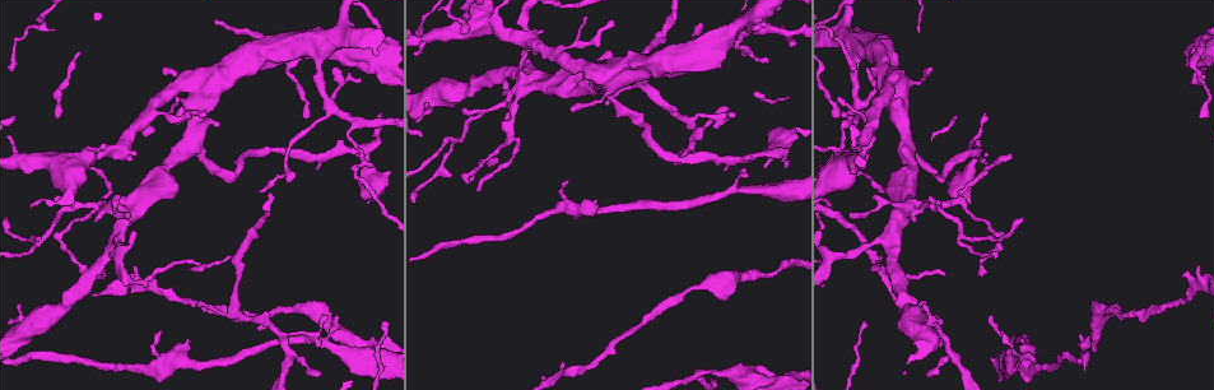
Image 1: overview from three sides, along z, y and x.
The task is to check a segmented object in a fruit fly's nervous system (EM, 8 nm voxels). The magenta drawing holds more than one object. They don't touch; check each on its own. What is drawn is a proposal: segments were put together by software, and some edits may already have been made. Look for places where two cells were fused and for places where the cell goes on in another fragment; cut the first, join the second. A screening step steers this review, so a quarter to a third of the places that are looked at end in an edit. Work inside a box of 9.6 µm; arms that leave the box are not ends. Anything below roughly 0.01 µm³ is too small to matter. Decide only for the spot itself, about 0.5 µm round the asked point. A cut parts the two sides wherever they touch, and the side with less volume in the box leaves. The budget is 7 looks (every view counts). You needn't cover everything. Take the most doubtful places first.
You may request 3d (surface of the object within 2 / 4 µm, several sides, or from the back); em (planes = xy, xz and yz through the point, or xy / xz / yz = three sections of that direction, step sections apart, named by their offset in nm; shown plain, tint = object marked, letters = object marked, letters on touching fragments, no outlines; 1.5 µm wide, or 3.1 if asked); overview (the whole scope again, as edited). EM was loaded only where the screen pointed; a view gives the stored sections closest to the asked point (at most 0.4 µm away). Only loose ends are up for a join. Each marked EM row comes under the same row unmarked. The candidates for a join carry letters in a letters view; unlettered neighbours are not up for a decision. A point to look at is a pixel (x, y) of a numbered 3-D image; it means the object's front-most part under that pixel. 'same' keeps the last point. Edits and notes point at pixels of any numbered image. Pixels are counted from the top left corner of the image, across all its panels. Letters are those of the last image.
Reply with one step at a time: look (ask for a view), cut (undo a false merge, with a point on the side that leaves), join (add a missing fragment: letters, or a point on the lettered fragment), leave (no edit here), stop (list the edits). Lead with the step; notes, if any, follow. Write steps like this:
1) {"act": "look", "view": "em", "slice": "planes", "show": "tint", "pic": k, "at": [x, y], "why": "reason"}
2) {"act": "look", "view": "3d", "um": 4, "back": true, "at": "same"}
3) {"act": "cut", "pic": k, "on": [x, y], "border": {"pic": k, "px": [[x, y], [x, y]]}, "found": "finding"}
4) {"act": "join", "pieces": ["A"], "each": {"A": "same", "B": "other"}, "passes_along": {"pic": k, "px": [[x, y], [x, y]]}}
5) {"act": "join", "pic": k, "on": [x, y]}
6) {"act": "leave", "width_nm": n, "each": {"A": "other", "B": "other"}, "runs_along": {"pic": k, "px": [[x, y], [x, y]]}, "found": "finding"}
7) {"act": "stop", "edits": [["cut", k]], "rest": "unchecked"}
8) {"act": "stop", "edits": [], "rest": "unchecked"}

{"act": "look", "view": "em", "slice": "xy", "step": 4, "show": "tint", "pic": 1, "at": [232, 179], "why": "sharp bend"}

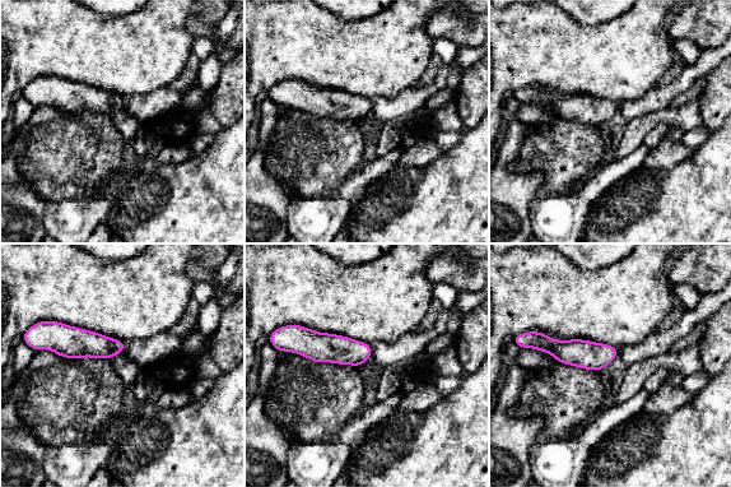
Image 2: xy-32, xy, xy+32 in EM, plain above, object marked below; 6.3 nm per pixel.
{"act": "look", "view": "em", "slice": "planes", "show": "letters", "at": "same", "why": "another direction"}

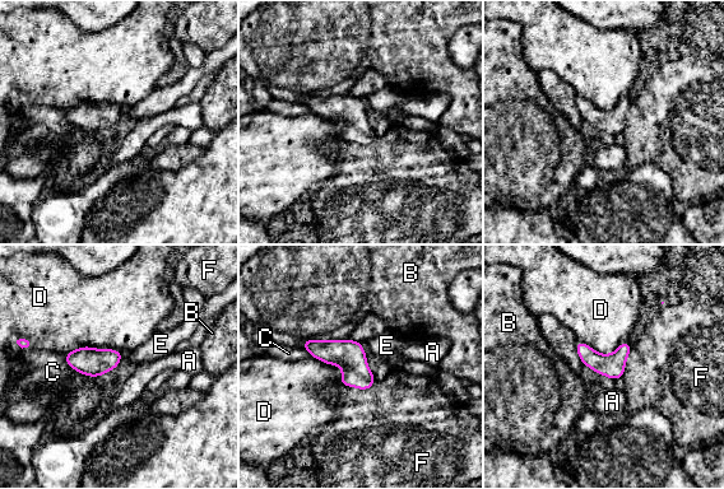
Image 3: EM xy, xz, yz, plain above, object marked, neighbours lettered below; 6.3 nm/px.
{"act": "leave", "width_nm": 160, "each": {"A": "other", "B": "other", "C": "other", "D": "other", "E": "other", "F": "other"}, "found": "continuous, no second cell"}

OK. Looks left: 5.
{"act": "look", "view": "em", "slice": "yz", "step": 8, "show": "letters", "pic": 1, "at": [319, 373], "why": "free end"}

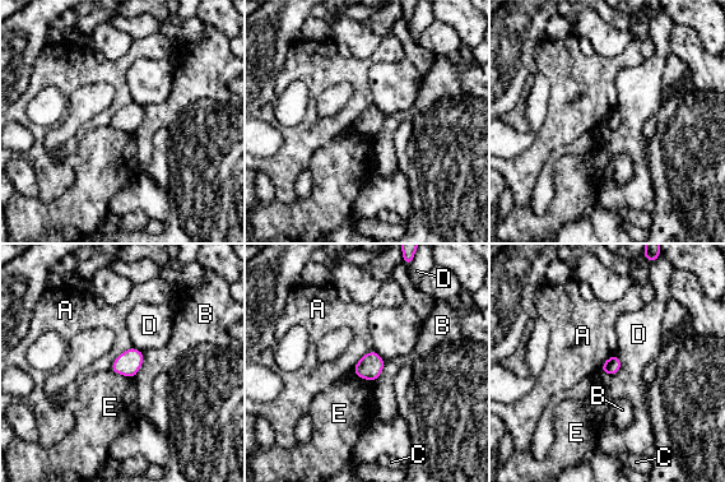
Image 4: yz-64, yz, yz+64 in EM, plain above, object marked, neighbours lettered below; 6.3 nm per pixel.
{"act": "look", "view": "em", "slice": "planes", "show": "letters", "at": "same"}

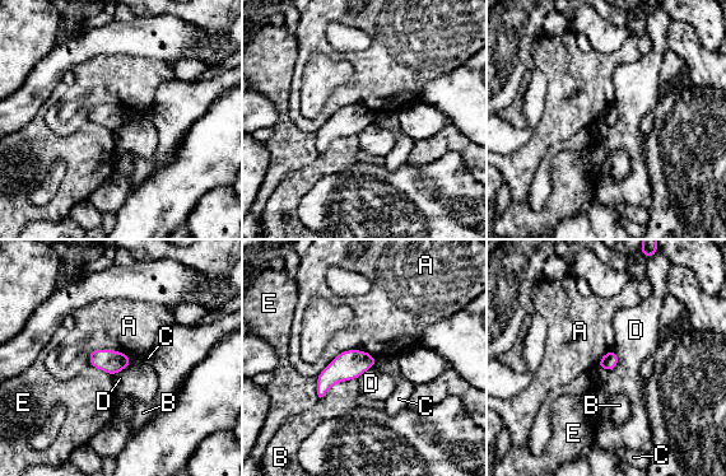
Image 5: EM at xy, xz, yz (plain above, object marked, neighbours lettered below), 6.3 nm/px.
{"act": "leave", "each": {"A": "other", "B": "other", "C": "other", "D": "other", "E": "other"}, "border": {"pic": 5, "px": [[614, 349], [618, 364], [597, 369]]}, "found": "no lettered fragment goes on from it"}

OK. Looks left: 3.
{"act": "look", "view": "3d", "um": 4, "pic": 1, "at": [735, 376], "why": "sudden change in width"}

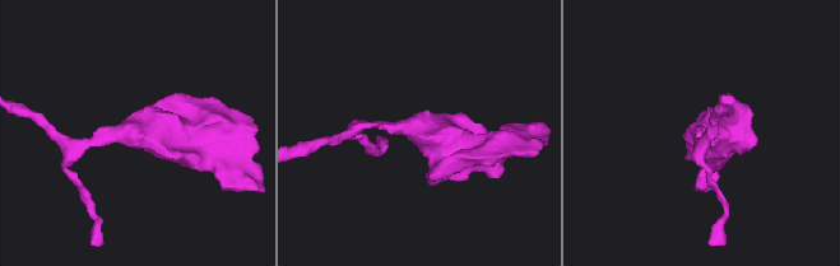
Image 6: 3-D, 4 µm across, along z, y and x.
{"act": "look", "view": "em", "slice": "planes", "show": "tint", "pic": 6, "at": [417, 128]}

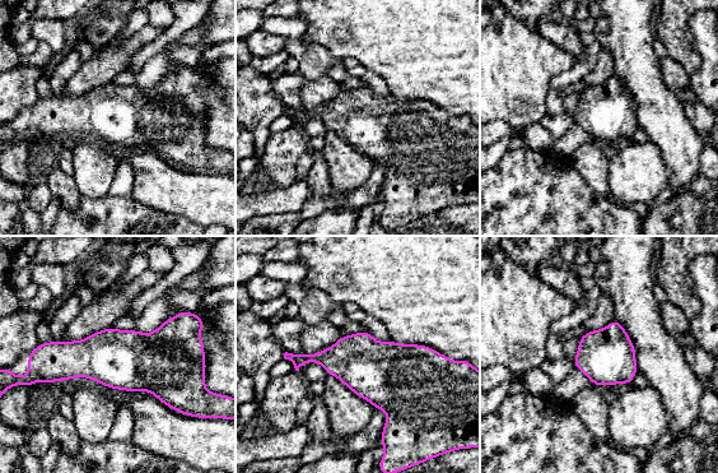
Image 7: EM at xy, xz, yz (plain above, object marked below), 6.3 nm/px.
{"act": "look", "view": "em", "slice": "planes", "show": "letters", "at": "same", "why": "what lies round it"}

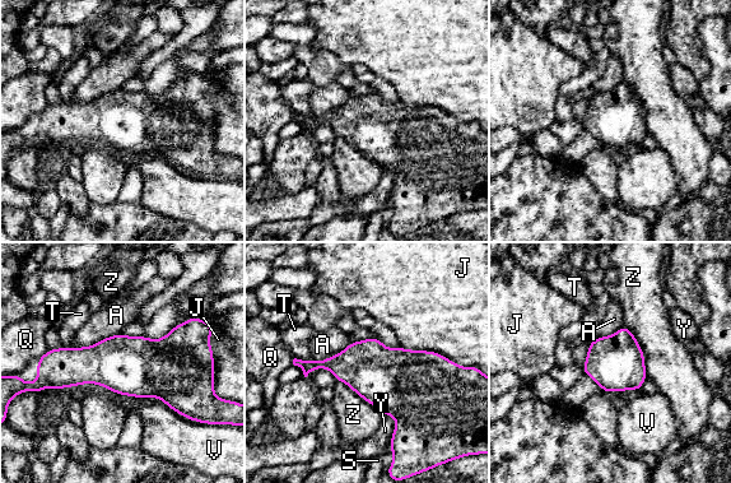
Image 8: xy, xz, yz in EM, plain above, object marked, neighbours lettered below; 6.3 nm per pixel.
{"act": "leave", "each": {"A": "other", "J": "other", "Q": "other", "S": "other", "T": "other", "V": "other", "Y": "other", "Z": "other"}, "found": "continuous, no second cell"}

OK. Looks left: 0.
{"act": "stop", "edits": [], "rest": "unchecked"}

